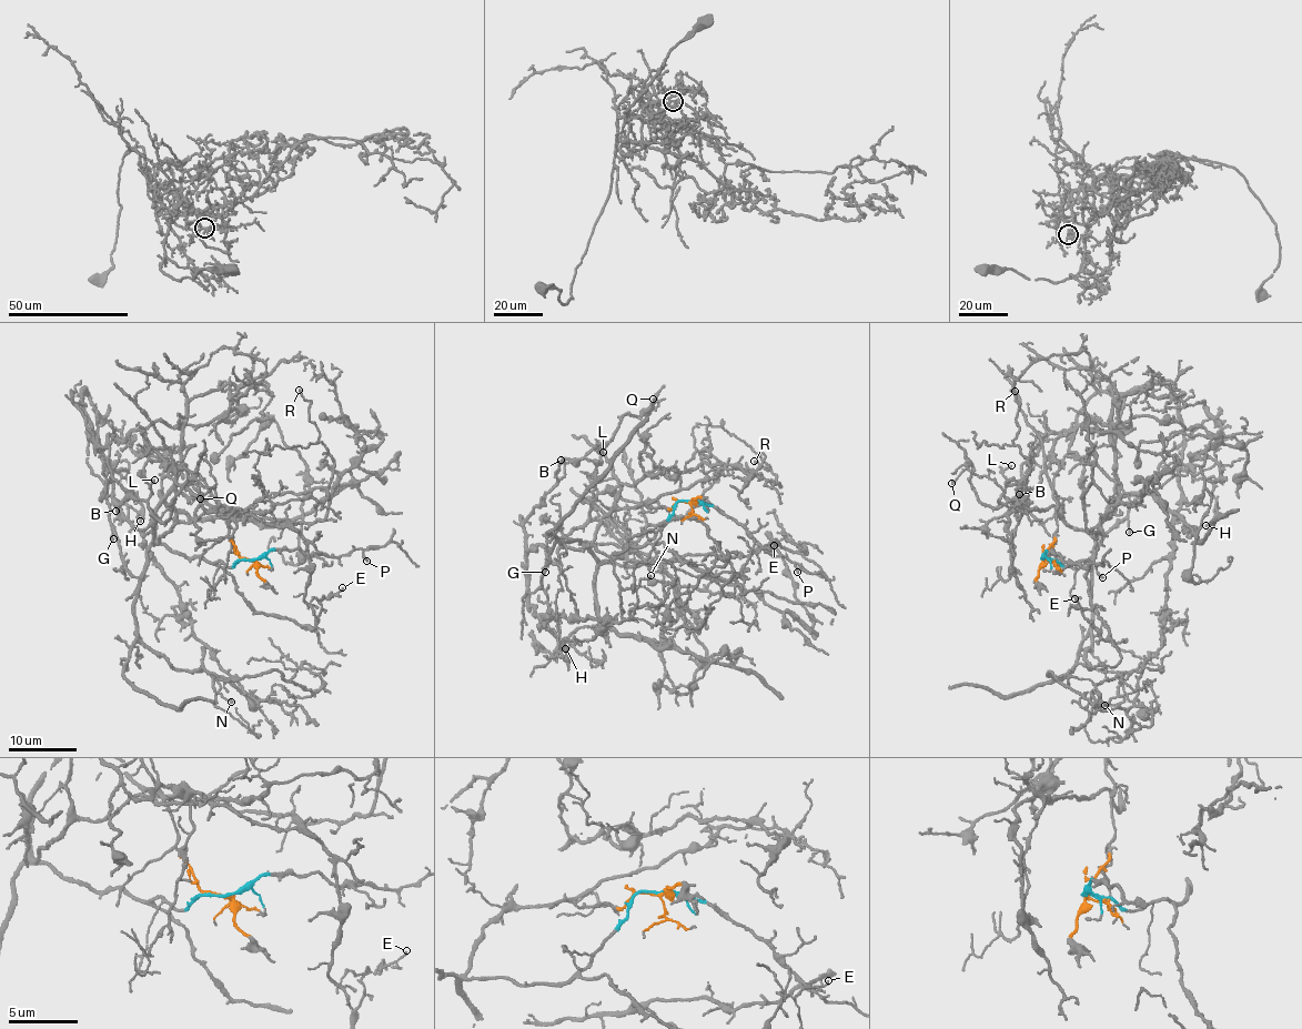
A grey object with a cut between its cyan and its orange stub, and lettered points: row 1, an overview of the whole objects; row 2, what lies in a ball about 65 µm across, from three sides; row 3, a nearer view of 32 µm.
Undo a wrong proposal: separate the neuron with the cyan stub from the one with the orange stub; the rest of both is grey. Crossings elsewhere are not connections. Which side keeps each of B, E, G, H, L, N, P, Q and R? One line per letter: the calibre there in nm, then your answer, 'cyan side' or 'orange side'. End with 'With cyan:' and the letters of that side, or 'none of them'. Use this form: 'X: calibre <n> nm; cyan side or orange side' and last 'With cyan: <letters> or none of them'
B: calibre 130 nm; orange side
E: calibre 130 nm; cyan side
G: calibre 130 nm; cyan side
H: calibre 150 nm; orange side
L: calibre 140 nm; orange side
N: calibre 150 nm; cyan side
P: calibre 150 nm; cyan side
Q: calibre 160 nm; orange side
R: calibre 150 nm; cyan side
With cyan: E, G, N, P, R

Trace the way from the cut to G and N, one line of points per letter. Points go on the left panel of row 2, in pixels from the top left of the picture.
G: (248, 560), (231, 567), (152, 544), (143, 572), (134, 577), (112, 525), (112, 538)
N: (248, 560), (231, 567), (152, 544), (134, 603), (134, 634), (169, 663), (207, 671), (216, 693), (231, 702)

